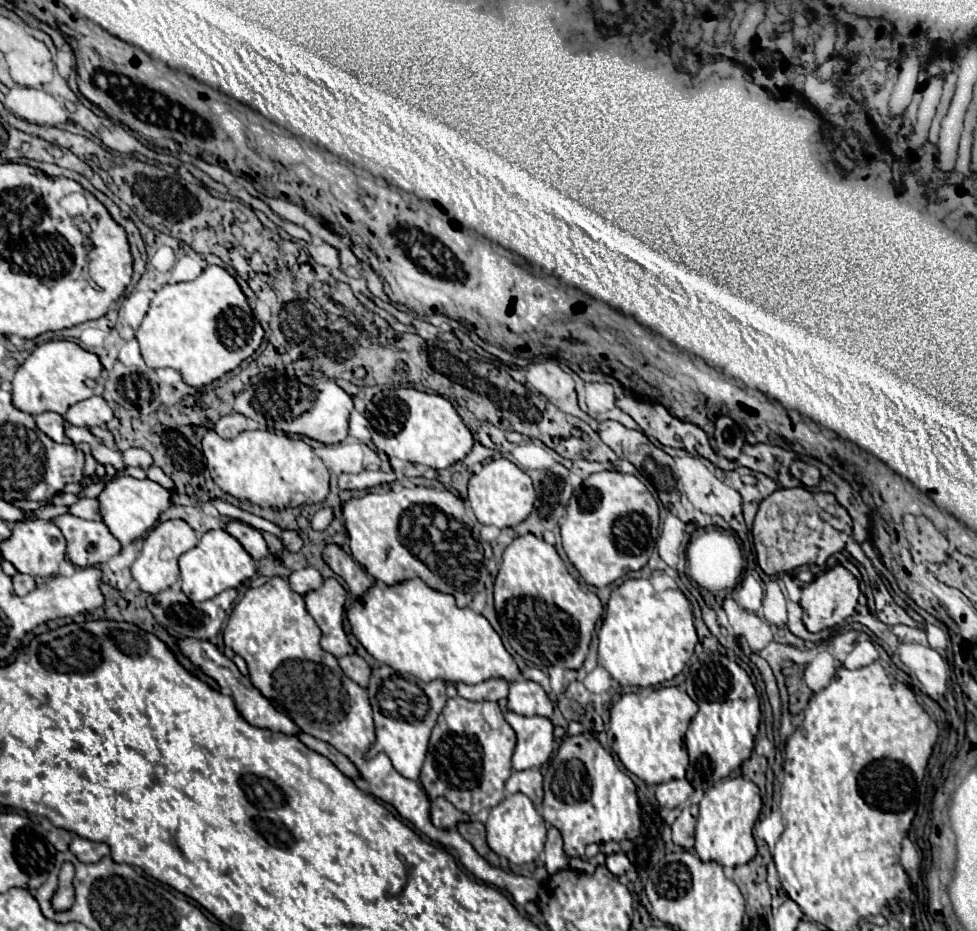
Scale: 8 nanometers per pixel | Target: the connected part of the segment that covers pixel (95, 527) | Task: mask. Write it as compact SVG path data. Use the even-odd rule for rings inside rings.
M63 514L51 520L67 540L67 558L81 568L107 562L121 550L119 540L111 536L103 522L83 520L71 514Z

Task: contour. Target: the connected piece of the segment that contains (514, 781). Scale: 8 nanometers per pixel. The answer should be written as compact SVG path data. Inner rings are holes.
M537 768L523 770L523 772L513 772L511 778L505 782L505 790L515 794L521 792L529 796L529 800L539 808L543 804L543 776Z

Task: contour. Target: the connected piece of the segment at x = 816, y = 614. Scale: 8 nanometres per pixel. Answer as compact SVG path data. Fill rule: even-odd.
M835 566L835 568L827 570L817 580L813 580L811 584L807 584L803 588L803 596L801 596L799 604L803 608L803 624L805 624L805 628L809 632L821 632L825 628L837 626L839 622L843 622L847 616L851 616L855 612L857 598L859 598L859 584L857 584L855 576L847 568Z

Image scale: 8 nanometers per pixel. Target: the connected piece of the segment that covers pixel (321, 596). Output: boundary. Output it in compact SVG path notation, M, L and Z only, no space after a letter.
M329 578L323 582L323 586L315 592L307 592L305 596L307 610L313 616L313 620L321 628L321 648L333 656L345 656L353 654L355 648L351 646L345 630L343 630L343 618L345 610L349 606L349 598L345 588L335 580Z

